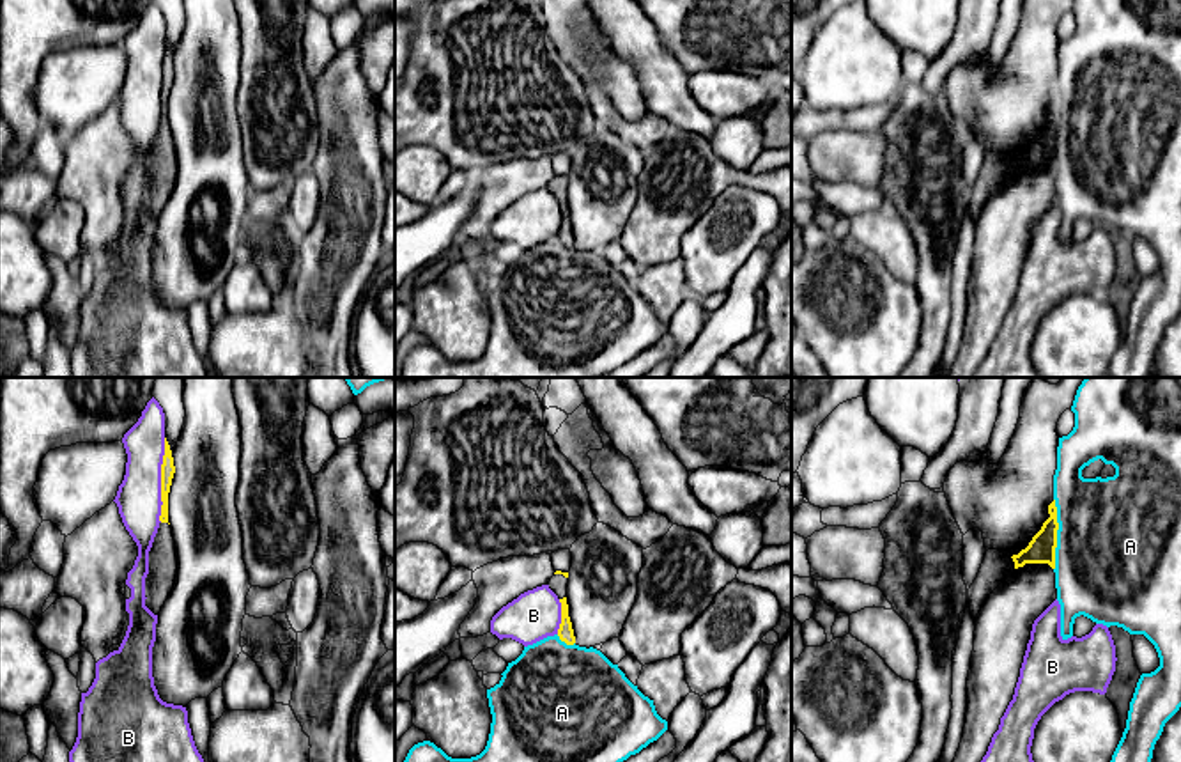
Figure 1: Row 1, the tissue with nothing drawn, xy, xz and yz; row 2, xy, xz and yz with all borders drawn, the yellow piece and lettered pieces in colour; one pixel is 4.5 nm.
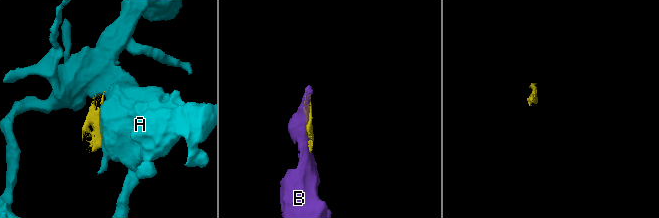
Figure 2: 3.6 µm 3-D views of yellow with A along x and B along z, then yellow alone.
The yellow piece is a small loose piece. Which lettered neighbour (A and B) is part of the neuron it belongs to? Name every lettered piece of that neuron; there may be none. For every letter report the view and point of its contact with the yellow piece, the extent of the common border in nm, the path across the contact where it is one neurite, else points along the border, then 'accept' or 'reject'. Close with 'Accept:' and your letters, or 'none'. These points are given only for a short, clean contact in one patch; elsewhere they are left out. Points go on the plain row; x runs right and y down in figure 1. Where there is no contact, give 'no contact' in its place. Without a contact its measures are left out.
A: contact yz (1056, 137); length 320 nm; reject
B: contact xy (162, 84); length 380 nm; reject
Accept: none

